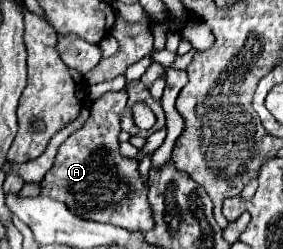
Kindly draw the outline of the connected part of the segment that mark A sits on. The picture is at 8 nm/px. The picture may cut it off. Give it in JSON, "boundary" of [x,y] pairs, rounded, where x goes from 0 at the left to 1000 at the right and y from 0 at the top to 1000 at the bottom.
{"boundary":[[[445,365],[367,373],[325,414],[318,470],[290,518],[261,526],[198,622],[184,679],[141,735],[141,783],[219,807],[290,880],[403,896],[459,928],[523,936],[544,920],[544,863],[523,807],[523,735],[488,687],[488,639],[424,614],[424,478],[445,438]]]}

